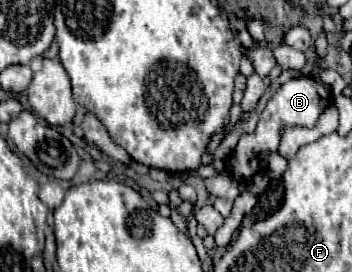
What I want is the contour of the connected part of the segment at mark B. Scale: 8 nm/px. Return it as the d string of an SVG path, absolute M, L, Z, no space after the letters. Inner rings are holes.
M297 77L287 81L285 85L279 87L279 91L271 97L271 101L267 103L265 111L261 113L261 119L257 123L257 129L253 135L243 135L237 143L237 149L233 153L233 173L245 181L249 181L257 171L259 171L259 153L261 151L277 151L279 147L279 129L287 127L287 125L315 125L315 121L319 119L319 115L323 113L323 109L329 105L329 89L313 79L313 77ZM245 157L245 165L239 163L239 159Z

